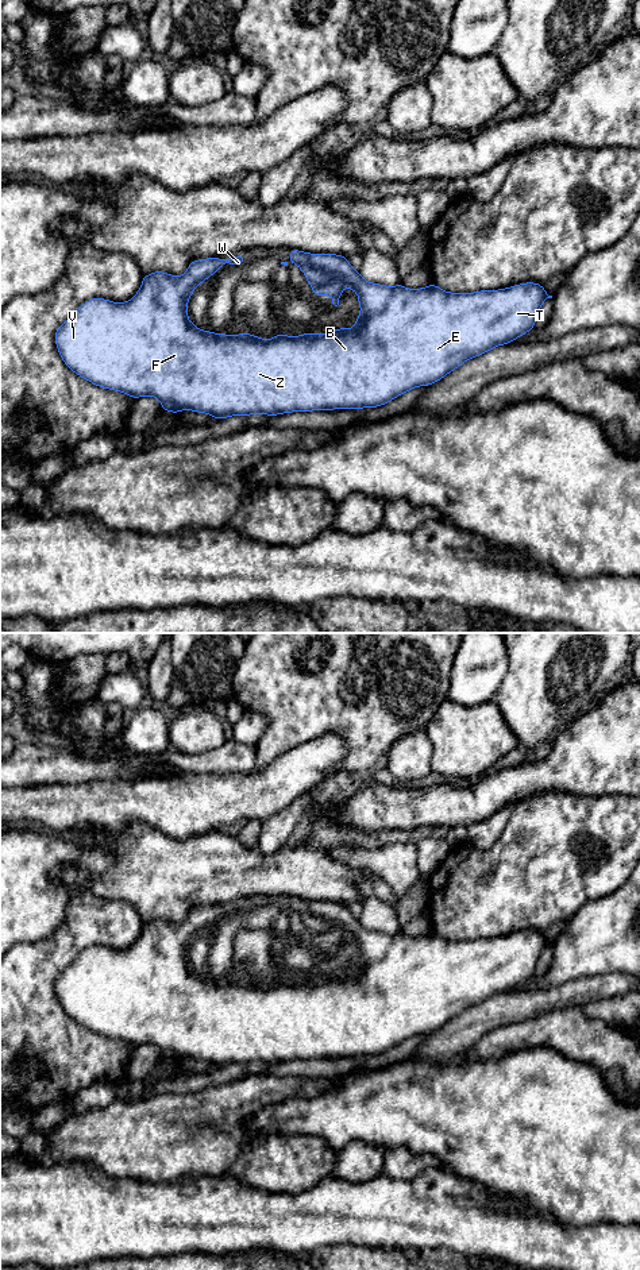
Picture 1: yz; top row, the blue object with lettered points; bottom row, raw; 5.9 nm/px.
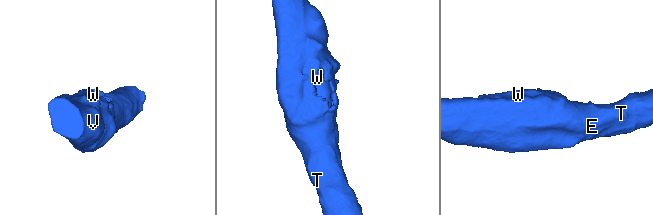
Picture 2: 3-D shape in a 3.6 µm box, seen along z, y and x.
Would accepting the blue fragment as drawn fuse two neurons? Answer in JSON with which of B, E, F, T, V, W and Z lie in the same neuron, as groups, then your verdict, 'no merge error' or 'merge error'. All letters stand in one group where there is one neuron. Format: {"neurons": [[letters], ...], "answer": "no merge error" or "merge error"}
{"neurons": [["B", "E", "F", "T", "V", "W", "Z"]], "answer": "no merge error"}

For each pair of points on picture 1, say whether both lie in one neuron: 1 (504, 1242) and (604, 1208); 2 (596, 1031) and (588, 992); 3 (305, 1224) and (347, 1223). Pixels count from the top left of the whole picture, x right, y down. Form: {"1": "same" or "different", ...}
{"1": "different", "2": "different", "3": "same"}

